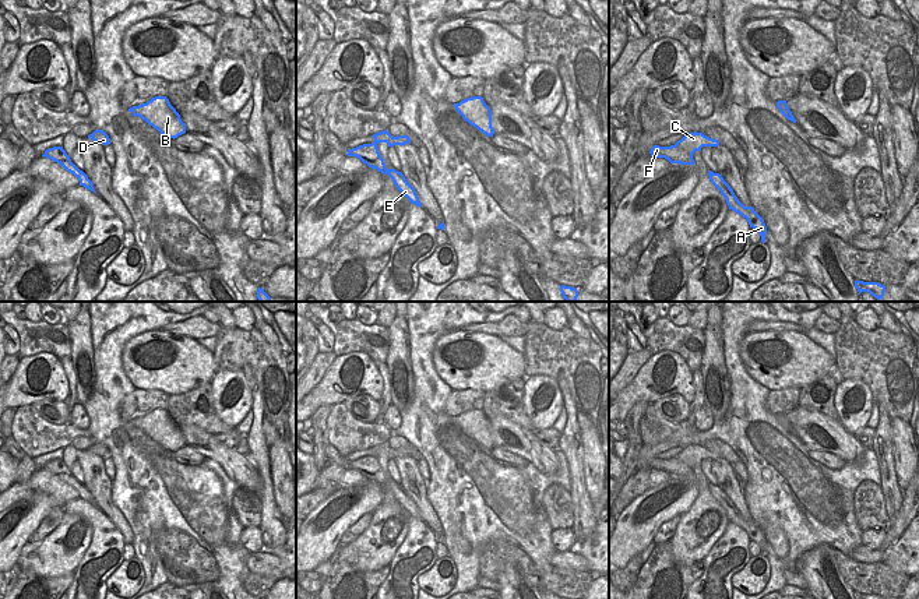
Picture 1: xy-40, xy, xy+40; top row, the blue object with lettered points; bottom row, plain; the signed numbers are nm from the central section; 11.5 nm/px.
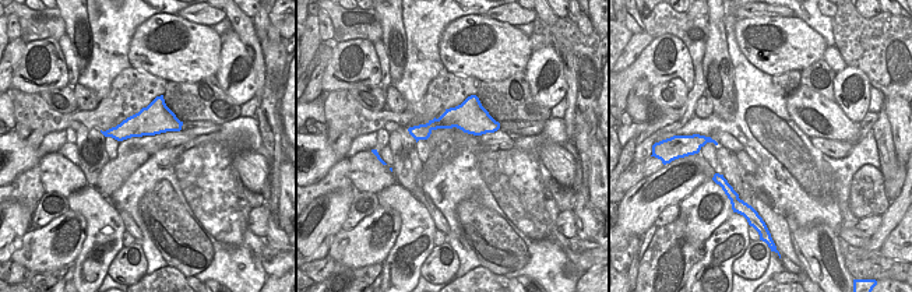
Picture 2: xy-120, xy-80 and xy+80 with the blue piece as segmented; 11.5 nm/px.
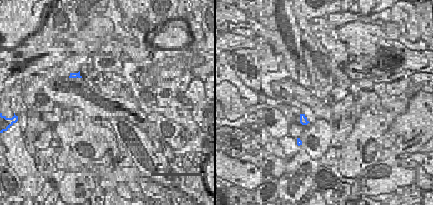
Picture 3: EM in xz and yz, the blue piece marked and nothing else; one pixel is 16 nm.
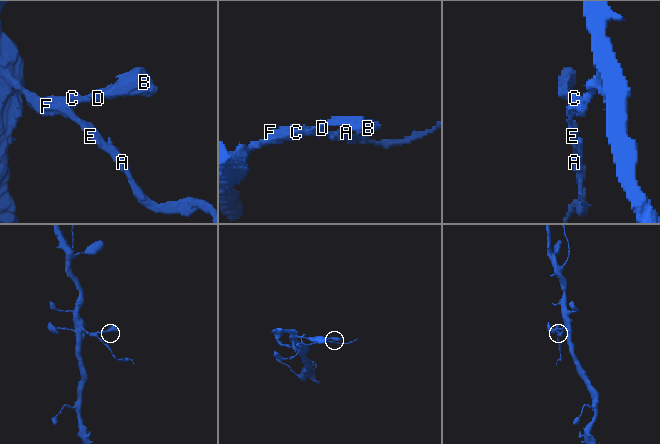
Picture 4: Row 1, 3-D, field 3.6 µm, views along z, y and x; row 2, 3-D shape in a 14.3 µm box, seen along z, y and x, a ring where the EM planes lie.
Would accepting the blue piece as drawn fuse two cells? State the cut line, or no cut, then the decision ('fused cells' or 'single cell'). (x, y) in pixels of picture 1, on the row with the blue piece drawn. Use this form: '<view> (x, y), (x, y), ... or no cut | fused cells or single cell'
xy (387, 169), (391, 178) | fused cells

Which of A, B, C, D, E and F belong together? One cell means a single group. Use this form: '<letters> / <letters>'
A E / B C D F

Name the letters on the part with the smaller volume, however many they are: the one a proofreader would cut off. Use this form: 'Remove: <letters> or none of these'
Remove: A, E

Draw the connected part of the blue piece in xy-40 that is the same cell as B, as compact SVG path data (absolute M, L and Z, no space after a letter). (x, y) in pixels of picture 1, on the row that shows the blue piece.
M155 96L147 103L130 108L128 112L145 120L165 137L175 140L186 133L186 124L166 96Z

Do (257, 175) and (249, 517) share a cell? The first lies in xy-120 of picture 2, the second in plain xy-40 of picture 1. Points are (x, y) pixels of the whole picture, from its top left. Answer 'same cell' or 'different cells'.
different cells

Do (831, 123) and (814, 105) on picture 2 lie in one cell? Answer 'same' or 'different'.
same

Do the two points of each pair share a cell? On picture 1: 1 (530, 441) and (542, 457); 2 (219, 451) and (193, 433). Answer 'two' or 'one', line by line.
1: one
2: one

